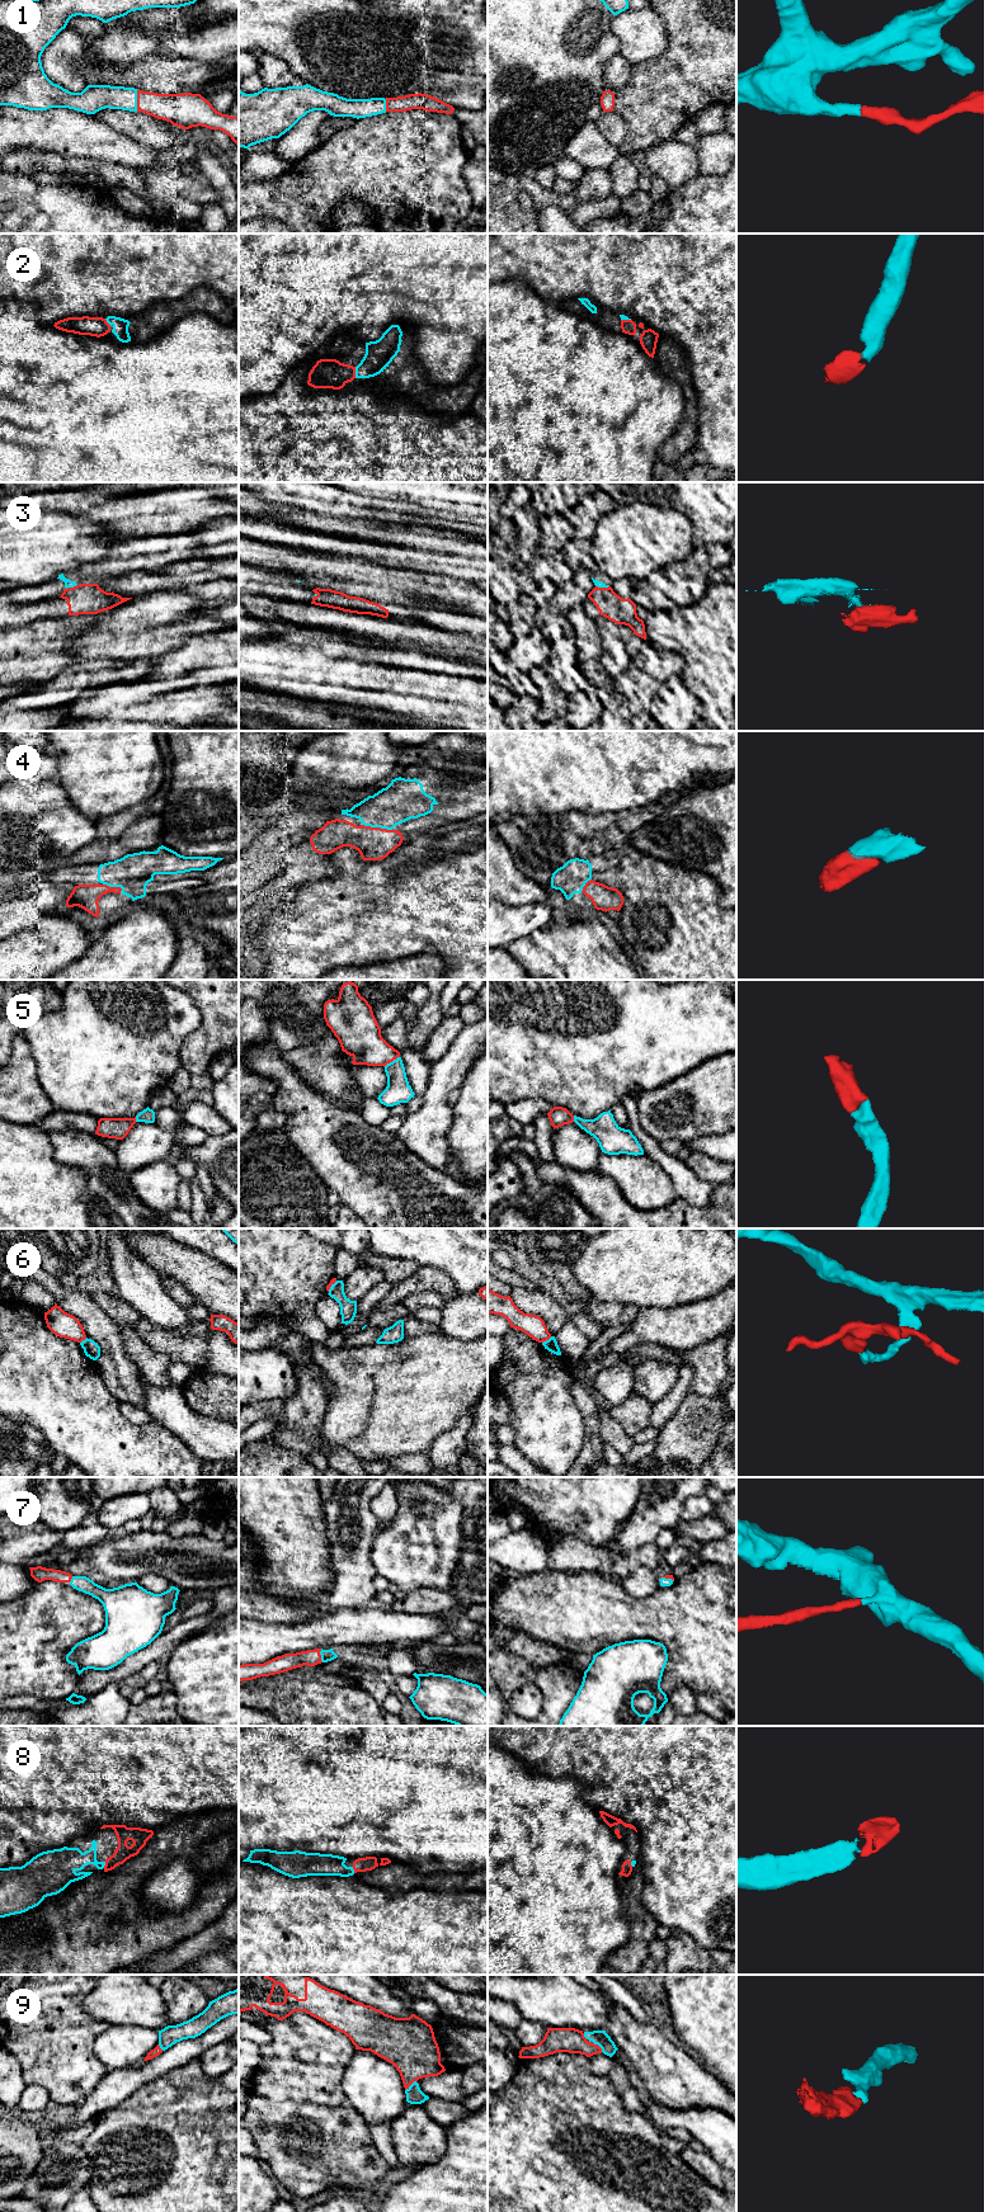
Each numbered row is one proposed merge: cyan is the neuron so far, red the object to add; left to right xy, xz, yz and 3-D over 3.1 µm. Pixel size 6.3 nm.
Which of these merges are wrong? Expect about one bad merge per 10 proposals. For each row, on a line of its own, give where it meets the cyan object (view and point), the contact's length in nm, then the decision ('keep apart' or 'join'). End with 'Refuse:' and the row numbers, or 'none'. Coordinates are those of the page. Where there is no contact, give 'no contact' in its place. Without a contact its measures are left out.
1: contact xy (136, 100); length 140 nm; join
2: contact xz (356, 372); length 70 nm; join
3: contact xy (71, 586); length 80 nm; keep apart
4: contact xz (377, 826); length 200 nm; join
5: contact xz (392, 1061); length 120 nm; join
6: contact yz (546, 1340); length 80 nm; keep apart
7: contact xz (320, 1654); length 90 nm; join
8: contact xy (104, 1864); length 40 nm; join
9: contact xz (410, 2085); length 100 nm; join
Refuse: 3, 6

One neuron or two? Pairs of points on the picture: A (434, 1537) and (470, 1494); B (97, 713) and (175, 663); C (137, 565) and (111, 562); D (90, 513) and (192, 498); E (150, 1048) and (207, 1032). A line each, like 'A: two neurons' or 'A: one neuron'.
A: two neurons
B: two neurons
C: one neuron
D: one neuron
E: two neurons

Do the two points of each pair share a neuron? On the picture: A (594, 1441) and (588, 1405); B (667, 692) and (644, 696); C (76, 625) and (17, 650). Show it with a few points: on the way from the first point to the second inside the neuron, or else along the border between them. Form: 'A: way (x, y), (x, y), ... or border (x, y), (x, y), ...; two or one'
A: way (593, 1432), (591, 1414); one
B: border (662, 683), (657, 694); two
C: way (61, 631), (39, 650), (32, 650); one

